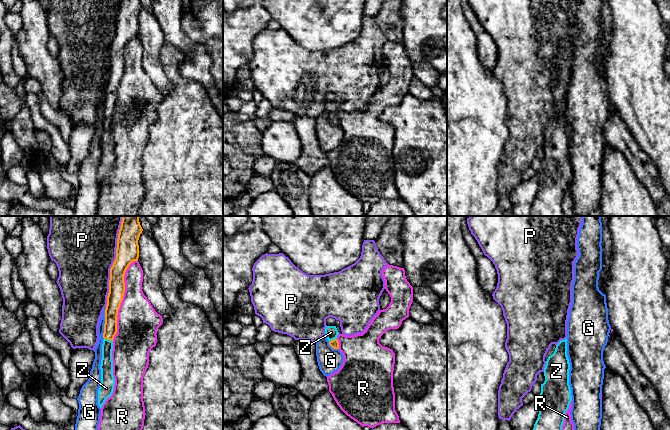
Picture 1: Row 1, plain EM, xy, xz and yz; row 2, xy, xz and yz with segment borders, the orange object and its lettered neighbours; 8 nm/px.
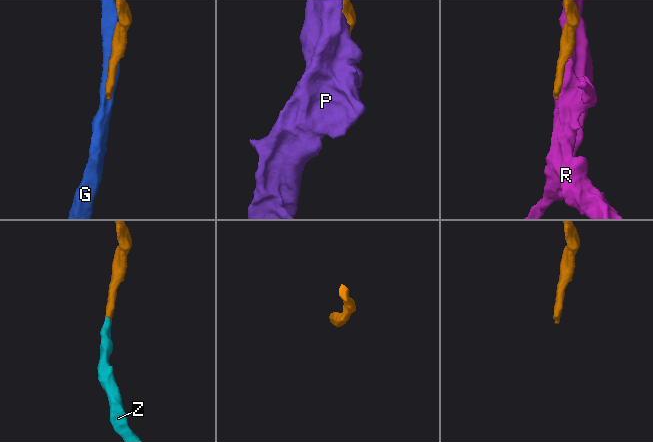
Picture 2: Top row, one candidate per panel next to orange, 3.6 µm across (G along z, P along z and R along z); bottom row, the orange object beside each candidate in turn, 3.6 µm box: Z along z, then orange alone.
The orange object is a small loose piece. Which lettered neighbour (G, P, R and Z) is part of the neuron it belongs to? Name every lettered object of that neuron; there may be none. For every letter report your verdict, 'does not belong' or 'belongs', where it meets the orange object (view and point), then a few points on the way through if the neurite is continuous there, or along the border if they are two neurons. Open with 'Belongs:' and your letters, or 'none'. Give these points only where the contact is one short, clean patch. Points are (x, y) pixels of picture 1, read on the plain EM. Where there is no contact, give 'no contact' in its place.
Belongs: Z
G: does not belong; contact xy (105, 99)
P: does not belong; contact xy (112, 41)
R: does not belong; contact xy (122, 75)
Z: belongs; contact xy (108, 115); way xy (110, 103), (108, 115), (106, 142)

